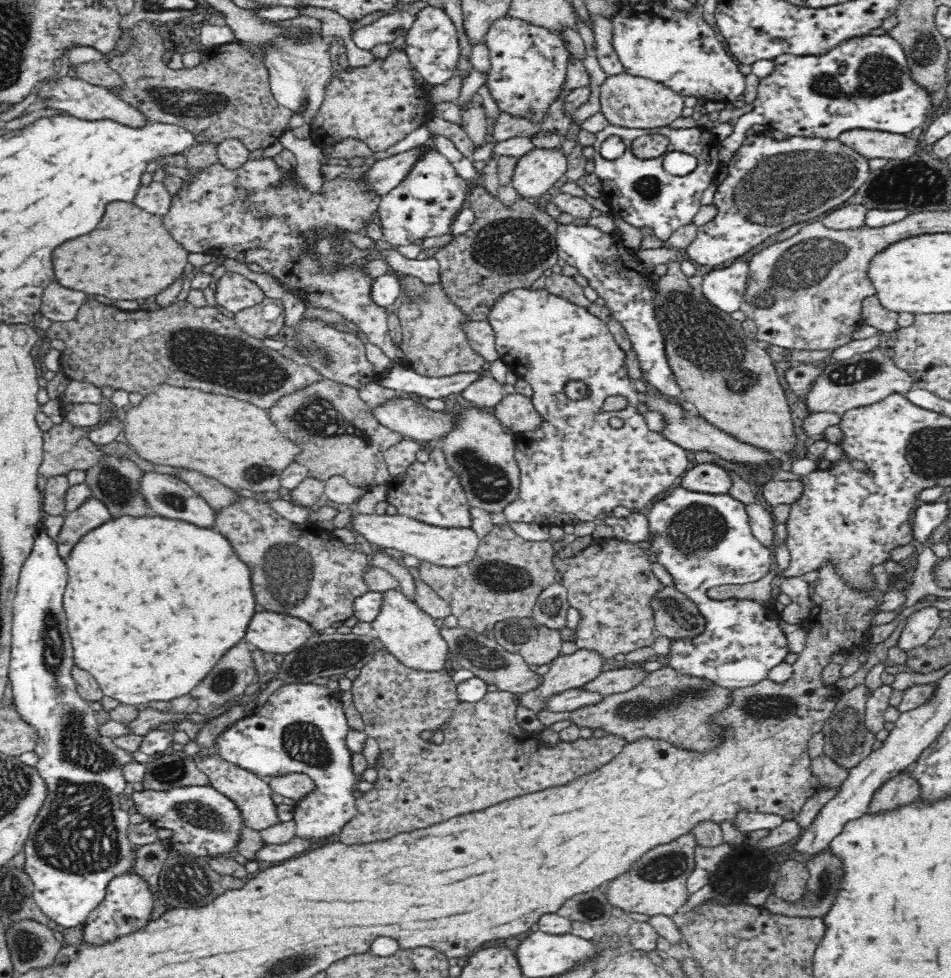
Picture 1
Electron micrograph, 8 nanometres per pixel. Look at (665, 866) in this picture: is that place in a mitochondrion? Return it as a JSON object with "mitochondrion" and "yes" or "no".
{"mitochondrion":"yes"}

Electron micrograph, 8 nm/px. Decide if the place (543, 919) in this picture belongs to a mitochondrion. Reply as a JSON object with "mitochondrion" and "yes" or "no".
{"mitochondrion":"no"}

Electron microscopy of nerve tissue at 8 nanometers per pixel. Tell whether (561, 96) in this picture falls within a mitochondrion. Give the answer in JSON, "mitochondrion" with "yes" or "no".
{"mitochondrion":"no"}

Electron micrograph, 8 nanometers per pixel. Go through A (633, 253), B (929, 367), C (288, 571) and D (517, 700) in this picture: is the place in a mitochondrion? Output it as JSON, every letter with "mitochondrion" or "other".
{"A":"other","B":"other","C":"mitochondrion","D":"other"}

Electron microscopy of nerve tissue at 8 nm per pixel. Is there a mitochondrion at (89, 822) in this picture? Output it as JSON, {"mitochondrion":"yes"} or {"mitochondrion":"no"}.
{"mitochondrion":"yes"}

